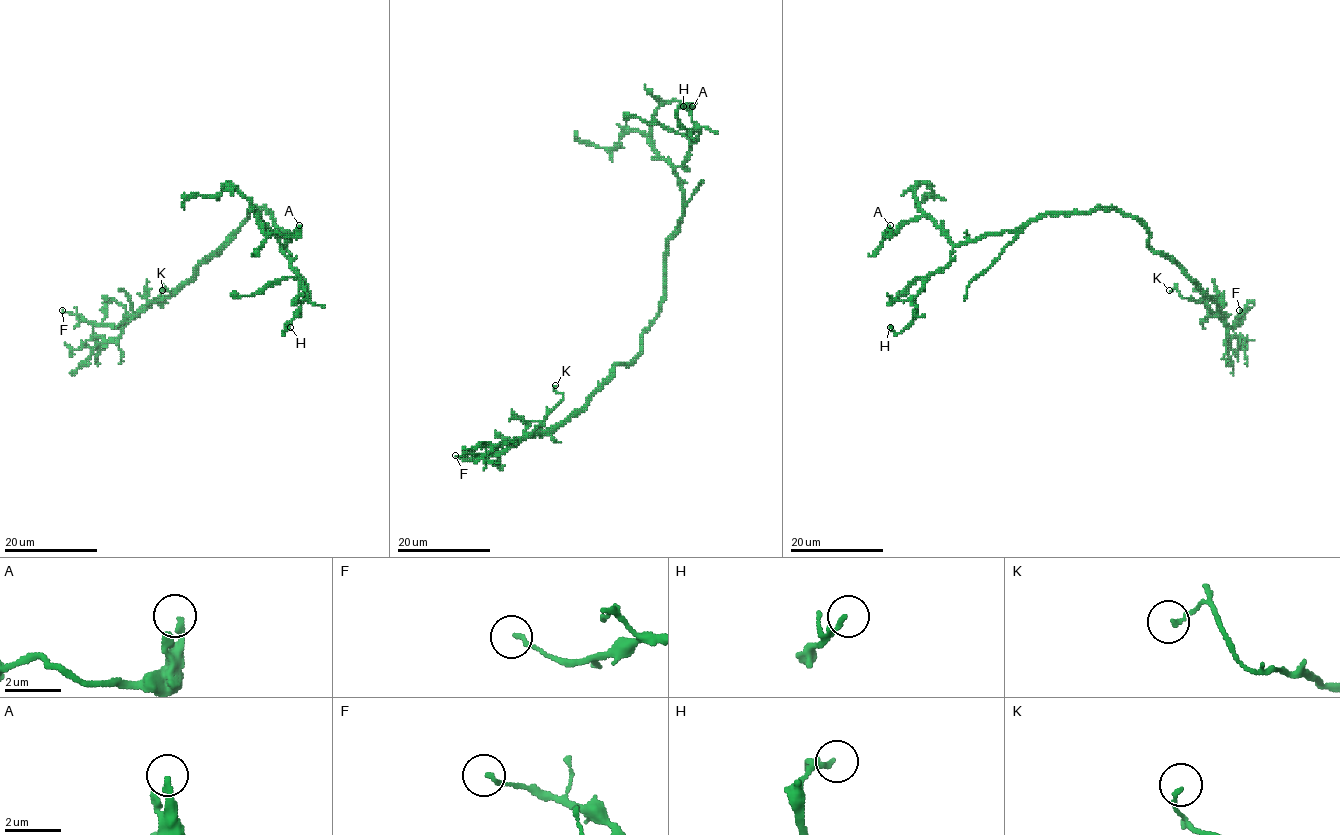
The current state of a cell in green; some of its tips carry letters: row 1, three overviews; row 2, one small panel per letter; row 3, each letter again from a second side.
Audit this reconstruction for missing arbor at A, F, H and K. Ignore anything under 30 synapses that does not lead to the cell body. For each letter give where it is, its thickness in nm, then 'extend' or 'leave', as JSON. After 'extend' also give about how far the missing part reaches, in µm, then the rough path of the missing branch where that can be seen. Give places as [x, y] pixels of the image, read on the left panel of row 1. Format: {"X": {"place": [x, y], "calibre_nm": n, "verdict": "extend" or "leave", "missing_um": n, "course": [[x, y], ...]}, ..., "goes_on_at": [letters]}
{"A": {"place": [299, 225], "calibre_nm": 220, "verdict": "leave"}, "F": {"place": [62, 310], "calibre_nm": 130, "verdict": "leave"}, "H": {"place": [290, 327], "calibre_nm": 150, "verdict": "leave"}, "K": {"place": [162, 290], "calibre_nm": 150, "verdict": "leave"}, "goes_on_at": []}

